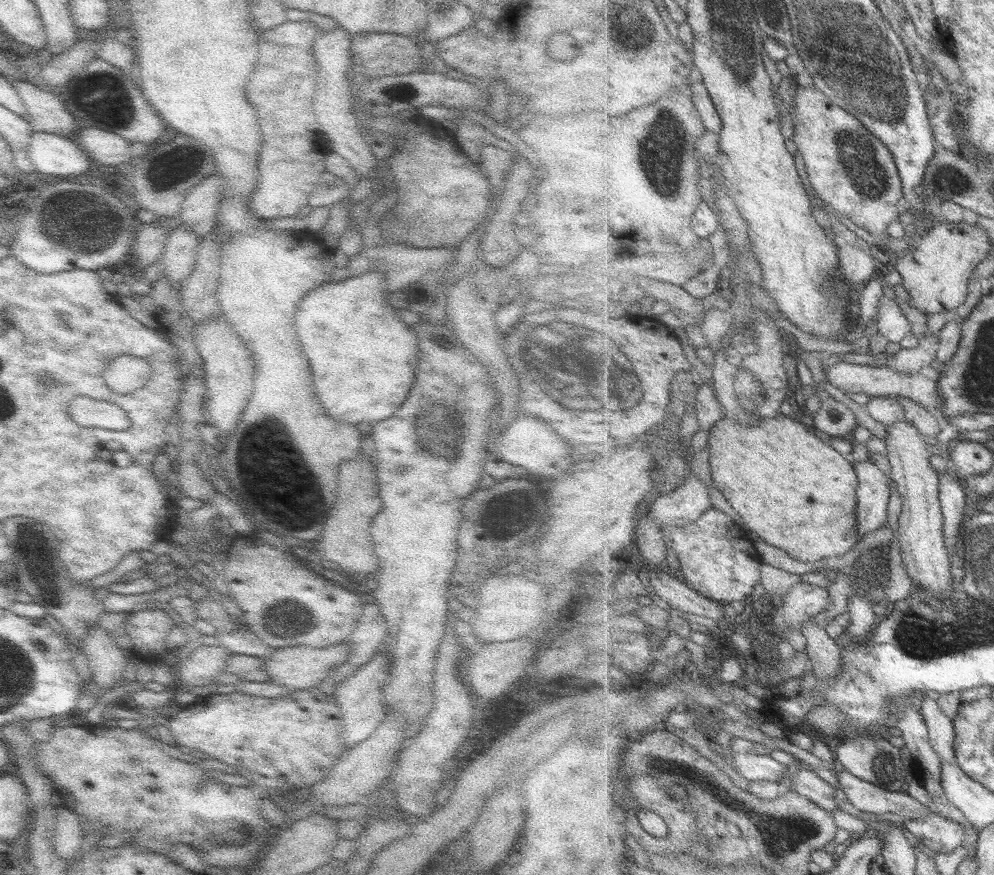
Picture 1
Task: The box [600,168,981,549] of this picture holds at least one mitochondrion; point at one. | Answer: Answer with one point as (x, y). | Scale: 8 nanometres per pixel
(829, 272)

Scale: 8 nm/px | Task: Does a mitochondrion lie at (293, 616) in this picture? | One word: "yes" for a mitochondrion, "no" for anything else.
yes

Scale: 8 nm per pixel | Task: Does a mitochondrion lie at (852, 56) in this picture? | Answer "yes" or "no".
yes

